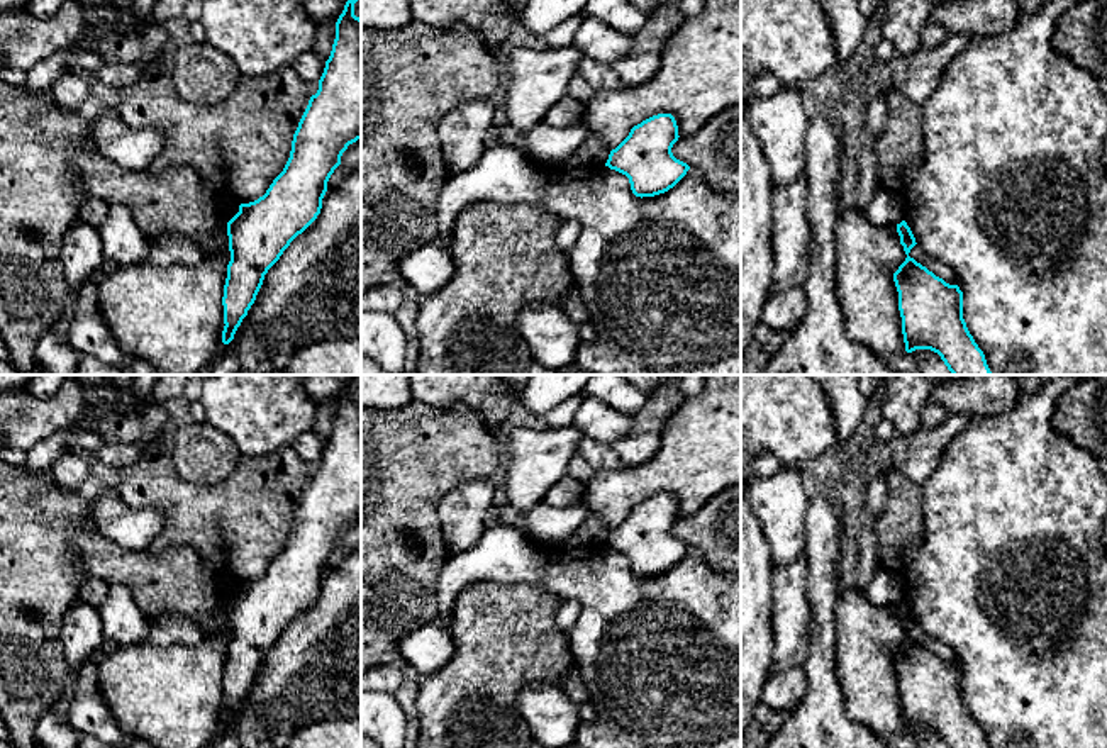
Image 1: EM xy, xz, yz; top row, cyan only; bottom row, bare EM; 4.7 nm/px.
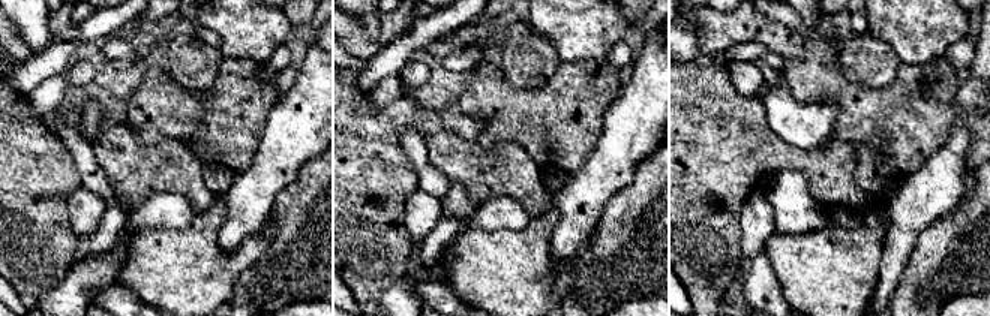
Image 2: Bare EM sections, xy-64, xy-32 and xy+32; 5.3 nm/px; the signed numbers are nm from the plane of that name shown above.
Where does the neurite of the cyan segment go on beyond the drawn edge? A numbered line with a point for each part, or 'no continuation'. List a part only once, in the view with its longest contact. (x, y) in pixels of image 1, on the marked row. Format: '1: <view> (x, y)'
no continuation

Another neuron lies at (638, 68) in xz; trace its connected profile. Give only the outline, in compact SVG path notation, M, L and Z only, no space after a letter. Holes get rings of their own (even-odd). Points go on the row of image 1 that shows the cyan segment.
M632 53L615 59L612 64L615 75L624 87L648 83L661 68L661 54L658 53Z

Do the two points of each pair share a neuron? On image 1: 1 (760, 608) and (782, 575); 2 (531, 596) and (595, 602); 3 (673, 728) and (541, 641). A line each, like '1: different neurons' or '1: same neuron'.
1: different neurons
2: different neurons
3: different neurons

